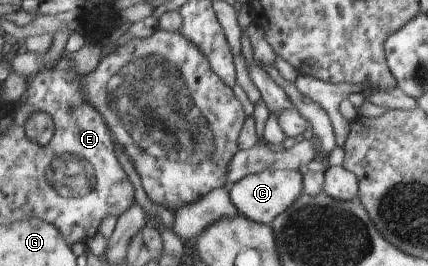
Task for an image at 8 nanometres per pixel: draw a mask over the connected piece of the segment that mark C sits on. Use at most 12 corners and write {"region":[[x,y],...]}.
{"region":[[296,169],[265,170],[228,188],[251,221],[270,225],[300,197]]}

